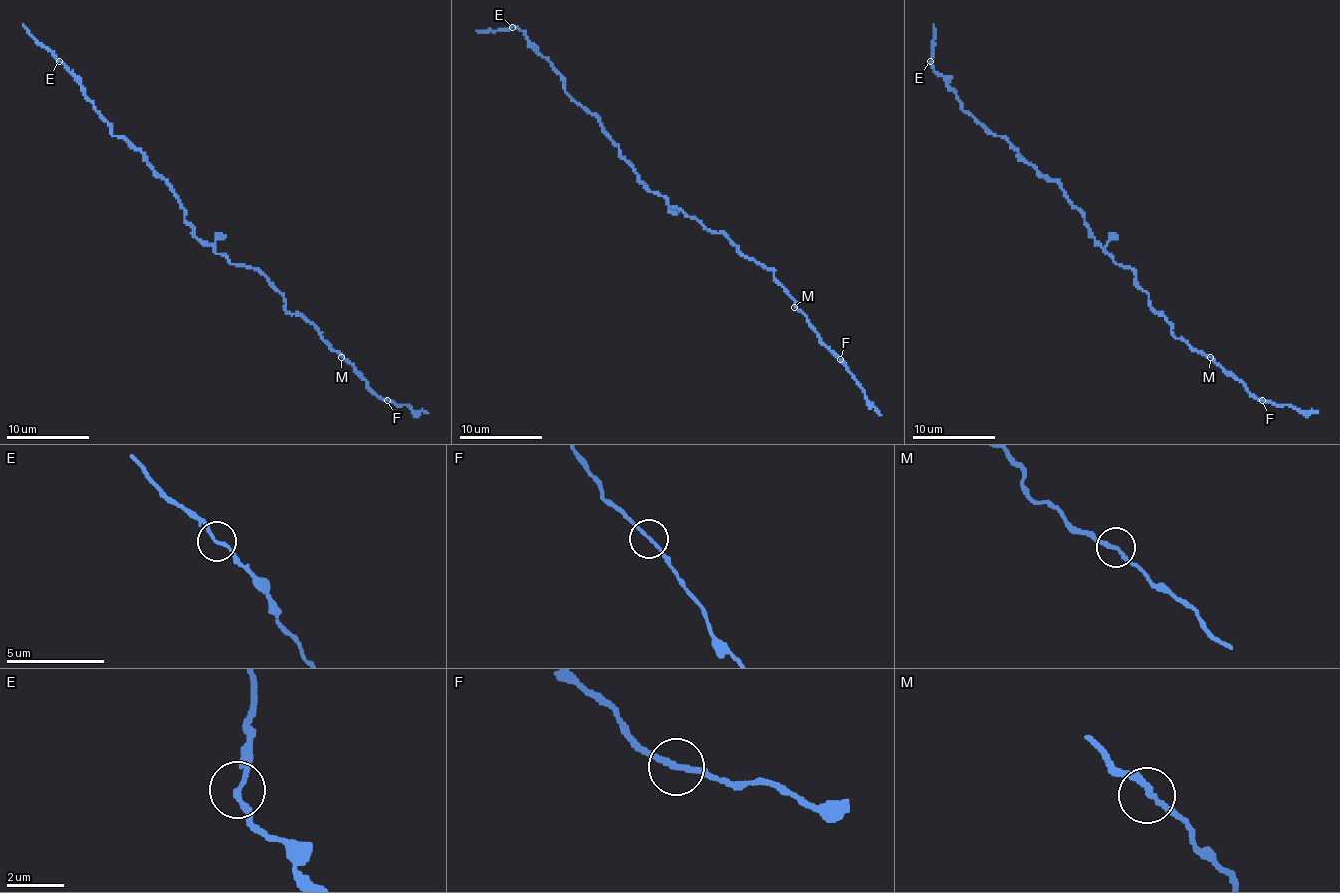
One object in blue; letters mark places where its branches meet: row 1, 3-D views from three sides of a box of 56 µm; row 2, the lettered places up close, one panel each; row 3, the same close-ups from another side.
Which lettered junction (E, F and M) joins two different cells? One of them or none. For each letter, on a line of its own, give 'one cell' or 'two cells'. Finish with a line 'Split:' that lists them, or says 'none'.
E: one cell
F: one cell
M: one cell
Split: none

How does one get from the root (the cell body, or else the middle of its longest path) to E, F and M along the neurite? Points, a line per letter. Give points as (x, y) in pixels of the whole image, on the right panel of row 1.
E: (1105, 252), (1066, 192), (1028, 165), (1004, 138), (989, 134), (968, 115), (956, 92), (929, 61)
F: (1105, 252), (1134, 272), (1136, 283), (1148, 295), (1150, 307), (1171, 324), (1177, 338), (1208, 355), (1262, 400)
M: (1105, 252), (1134, 272), (1136, 283), (1148, 295), (1150, 307), (1171, 324), (1175, 336), (1210, 357)

